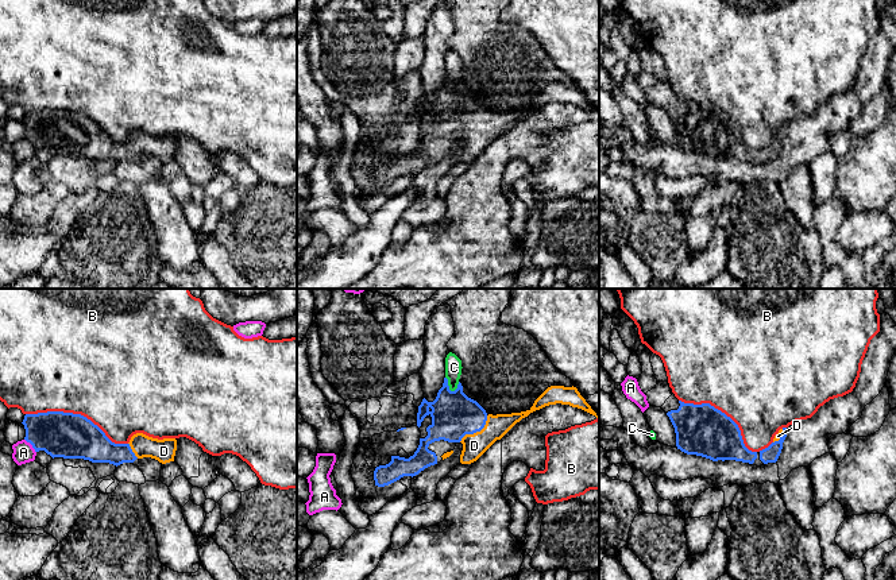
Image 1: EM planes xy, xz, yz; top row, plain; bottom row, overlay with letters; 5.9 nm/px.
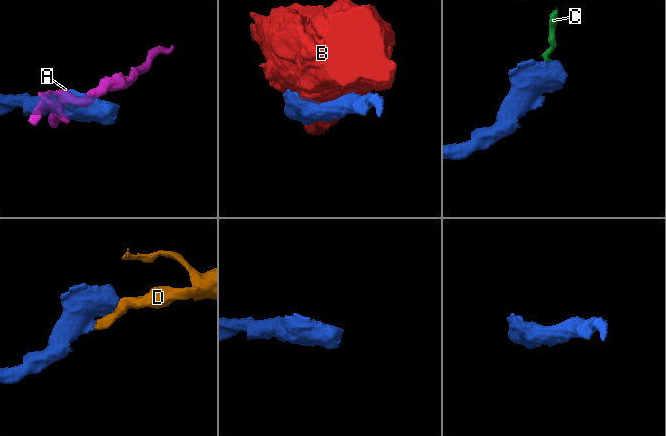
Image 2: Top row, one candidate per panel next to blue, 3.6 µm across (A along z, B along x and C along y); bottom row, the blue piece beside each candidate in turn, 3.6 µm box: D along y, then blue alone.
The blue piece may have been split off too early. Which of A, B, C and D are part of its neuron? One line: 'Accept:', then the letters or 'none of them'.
Accept: D

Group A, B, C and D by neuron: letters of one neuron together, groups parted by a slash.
A / B / C / D

